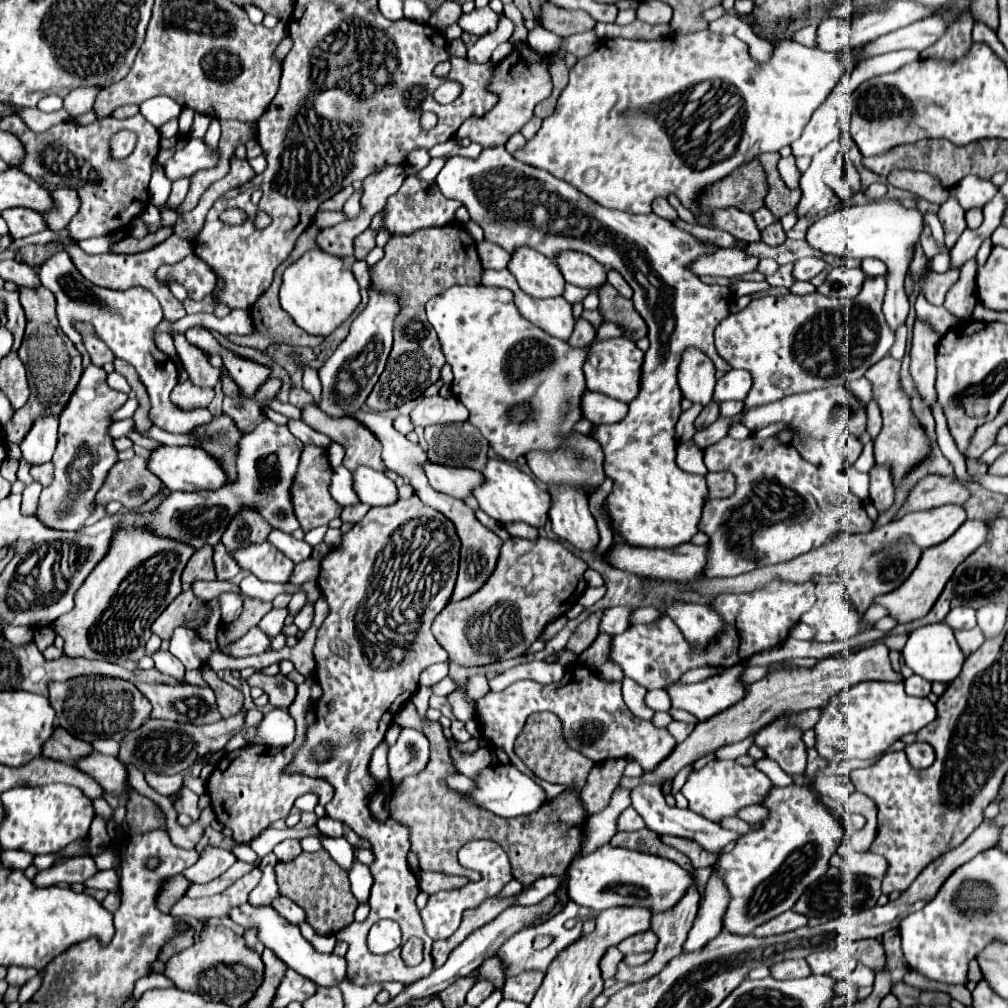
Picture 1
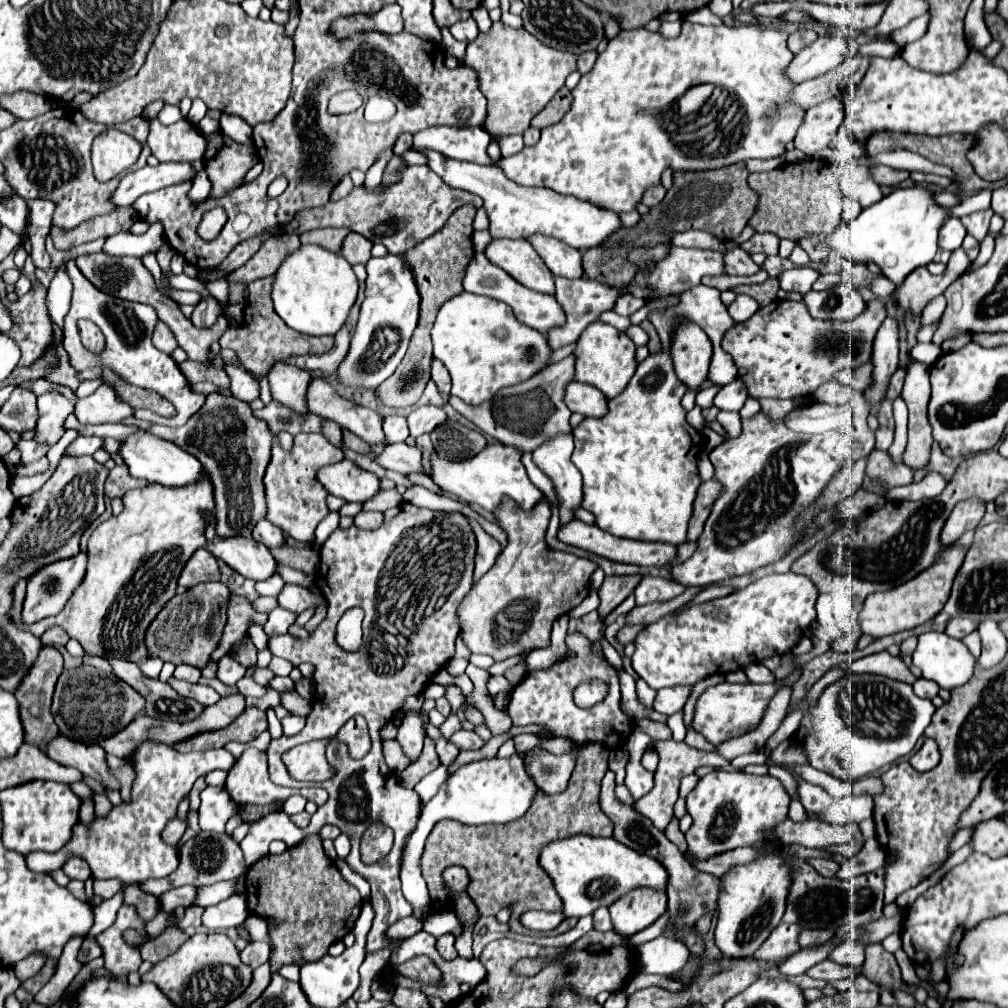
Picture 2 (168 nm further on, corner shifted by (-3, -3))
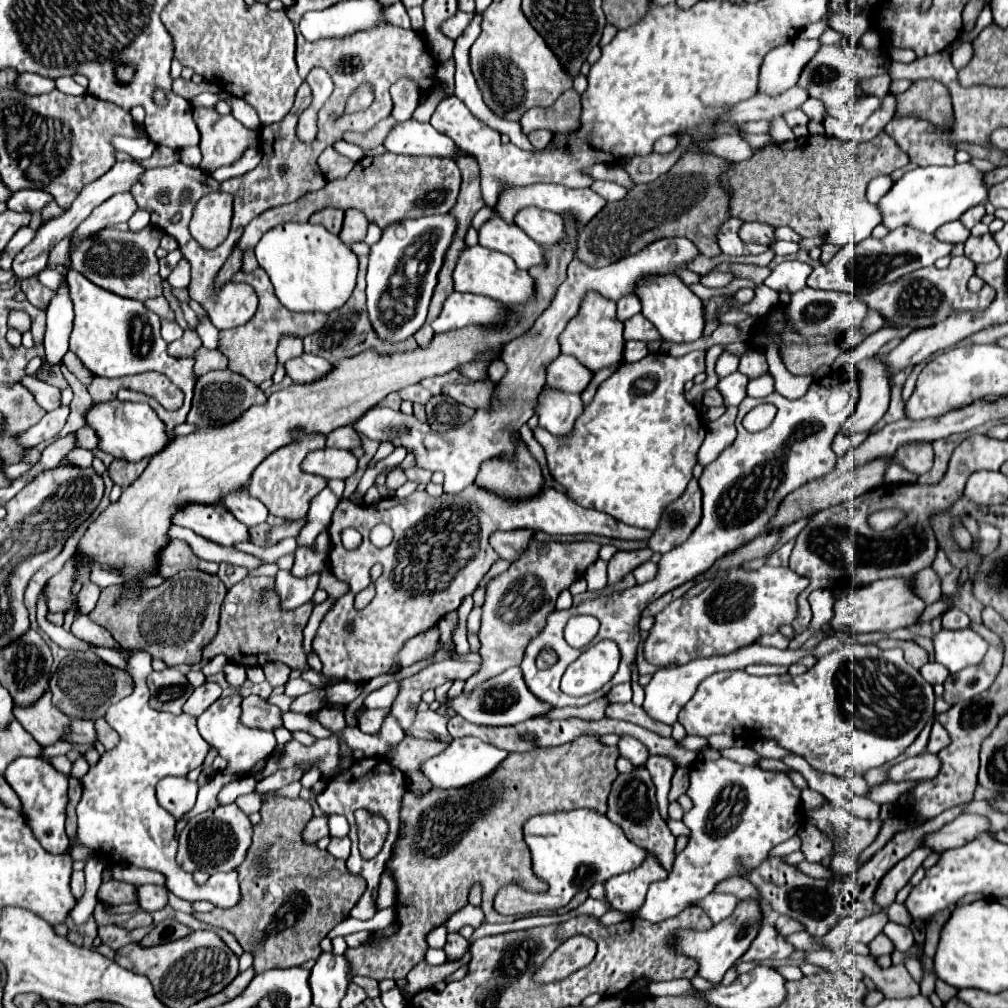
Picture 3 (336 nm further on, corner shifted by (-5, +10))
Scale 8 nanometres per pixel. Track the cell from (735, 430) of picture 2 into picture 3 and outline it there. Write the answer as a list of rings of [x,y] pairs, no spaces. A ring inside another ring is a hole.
[[[726,407],[726,413],[718,421],[712,421],[708,425],[706,439],[698,451],[698,463],[702,465],[712,463],[720,455],[720,451],[724,451],[736,439],[736,427],[734,427],[736,413],[738,407]]]

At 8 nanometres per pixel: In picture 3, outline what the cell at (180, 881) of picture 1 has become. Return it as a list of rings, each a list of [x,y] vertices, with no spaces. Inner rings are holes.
[[[108,881],[102,883],[98,891],[98,899],[104,901],[106,905],[120,905],[120,903],[136,903],[136,885],[130,883],[120,883],[120,881]]]

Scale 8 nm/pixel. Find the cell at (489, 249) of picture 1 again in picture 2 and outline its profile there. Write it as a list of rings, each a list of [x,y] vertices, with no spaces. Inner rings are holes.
[[[488,230],[474,232],[474,250],[476,250],[476,252],[484,252],[490,240],[492,240],[492,236],[490,236],[490,232],[488,232]]]

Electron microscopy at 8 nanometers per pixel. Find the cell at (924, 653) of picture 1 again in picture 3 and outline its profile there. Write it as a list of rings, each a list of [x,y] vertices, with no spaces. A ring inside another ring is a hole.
[[[970,627],[956,631],[942,629],[932,637],[932,643],[936,663],[942,663],[950,673],[964,669],[966,665],[980,663],[988,649],[988,643]]]

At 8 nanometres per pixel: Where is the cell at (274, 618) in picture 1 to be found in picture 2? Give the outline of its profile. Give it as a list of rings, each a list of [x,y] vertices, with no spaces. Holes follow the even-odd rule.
[[[286,584],[282,588],[282,592],[278,594],[278,604],[296,614],[304,612],[310,606],[318,606],[320,602],[322,602],[322,598],[318,598],[316,594],[312,594],[308,588],[304,588],[300,584]]]

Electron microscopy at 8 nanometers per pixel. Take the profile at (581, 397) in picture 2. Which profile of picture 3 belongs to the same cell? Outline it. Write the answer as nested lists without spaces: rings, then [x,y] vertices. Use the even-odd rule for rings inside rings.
[[[572,355],[556,357],[546,371],[546,385],[566,393],[582,393],[592,381],[592,371],[588,371]]]

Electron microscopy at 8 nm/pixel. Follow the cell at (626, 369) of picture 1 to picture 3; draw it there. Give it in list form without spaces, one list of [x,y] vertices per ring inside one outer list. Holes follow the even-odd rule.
[[[594,291],[584,297],[580,315],[576,315],[576,319],[572,319],[572,323],[564,329],[564,335],[560,335],[562,353],[576,357],[592,373],[620,363],[624,359],[624,345],[624,323],[616,317],[616,303],[596,295]]]

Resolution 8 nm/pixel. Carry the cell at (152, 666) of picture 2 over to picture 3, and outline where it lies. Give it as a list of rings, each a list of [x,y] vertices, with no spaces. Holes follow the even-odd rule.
[[[136,651],[130,661],[128,661],[128,671],[134,677],[134,691],[132,695],[124,697],[120,703],[110,705],[110,709],[106,711],[106,723],[118,731],[120,735],[120,743],[112,749],[106,751],[98,765],[90,767],[90,771],[86,773],[86,777],[80,779],[82,783],[82,799],[76,807],[78,813],[78,827],[76,827],[76,835],[74,835],[74,843],[76,845],[84,845],[88,847],[92,853],[102,855],[102,857],[112,857],[112,861],[119,864],[136,865],[136,867],[146,867],[146,869],[154,869],[166,875],[166,885],[168,889],[186,901],[212,901],[216,903],[216,907],[232,907],[240,901],[240,889],[238,889],[238,873],[236,871],[228,871],[228,873],[220,873],[220,875],[212,875],[212,881],[208,881],[206,885],[196,885],[192,881],[192,875],[182,871],[176,865],[176,851],[178,851],[178,841],[176,841],[176,819],[172,819],[172,815],[168,811],[164,811],[158,805],[156,799],[156,785],[160,779],[164,777],[180,777],[186,775],[188,771],[200,767],[210,751],[210,745],[200,737],[198,729],[196,729],[196,719],[182,713],[182,715],[172,715],[172,713],[162,713],[156,711],[148,705],[148,697],[150,691],[146,687],[146,677],[148,673],[152,673],[152,655],[148,655],[146,651]]]

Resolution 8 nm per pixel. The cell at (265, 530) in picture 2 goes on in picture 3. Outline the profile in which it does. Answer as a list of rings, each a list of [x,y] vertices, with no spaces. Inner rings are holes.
[[[240,489],[224,497],[224,507],[228,511],[232,511],[236,515],[236,519],[240,519],[248,527],[266,523],[266,519],[268,519],[268,509],[264,507],[264,503],[260,503],[252,495],[246,495]]]

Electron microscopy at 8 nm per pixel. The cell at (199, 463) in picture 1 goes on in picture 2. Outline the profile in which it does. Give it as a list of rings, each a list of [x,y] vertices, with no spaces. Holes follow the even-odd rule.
[[[136,430],[126,440],[122,440],[118,454],[124,460],[124,464],[128,466],[130,476],[142,478],[146,482],[156,482],[156,484],[164,484],[164,486],[186,486],[186,484],[192,484],[202,478],[202,464],[192,454],[184,452],[174,442],[154,436],[146,430]]]

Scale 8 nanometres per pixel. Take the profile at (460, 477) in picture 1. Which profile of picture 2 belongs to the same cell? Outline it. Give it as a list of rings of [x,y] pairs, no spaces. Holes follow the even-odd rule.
[[[388,444],[382,454],[374,458],[376,464],[380,464],[386,470],[394,470],[400,474],[420,472],[420,450],[408,444]]]

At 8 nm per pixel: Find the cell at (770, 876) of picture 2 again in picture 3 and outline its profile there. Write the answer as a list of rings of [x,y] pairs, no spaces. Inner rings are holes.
[[[746,899],[746,901],[738,901],[734,913],[730,917],[726,917],[724,921],[716,923],[712,929],[708,931],[678,931],[678,951],[684,951],[684,955],[698,959],[700,969],[698,975],[702,975],[704,979],[712,981],[712,983],[720,983],[720,979],[724,977],[724,973],[746,953],[746,949],[750,947],[750,943],[756,939],[758,931],[760,931],[760,923],[762,923],[762,903],[758,899]]]

